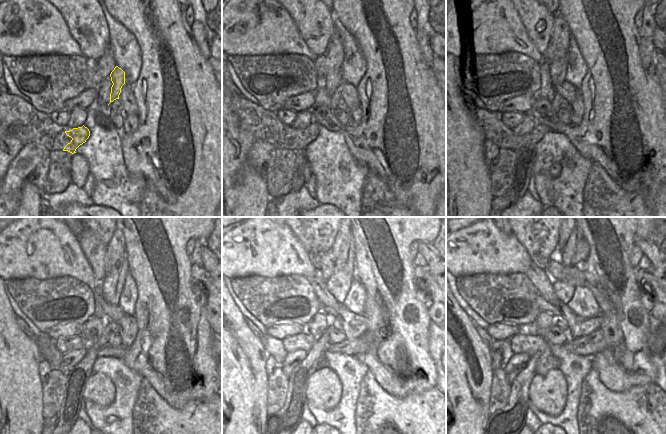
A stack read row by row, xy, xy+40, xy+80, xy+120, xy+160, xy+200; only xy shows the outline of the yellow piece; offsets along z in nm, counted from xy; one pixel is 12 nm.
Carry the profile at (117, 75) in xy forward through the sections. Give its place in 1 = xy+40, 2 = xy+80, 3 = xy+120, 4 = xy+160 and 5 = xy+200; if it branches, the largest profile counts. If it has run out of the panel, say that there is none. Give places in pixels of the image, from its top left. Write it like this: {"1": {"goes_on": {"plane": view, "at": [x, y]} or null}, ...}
{"1": {"goes_on": {"plane": "xy+40", "at": [334, 99]}}, "2": {"goes_on": {"plane": "xy+80", "at": [555, 104]}}, "3": {"goes_on": {"plane": "xy+120", "at": [64, 419]}}, "4": {"goes_on": {"plane": "xy+160", "at": [286, 420]}}, "5": {"goes_on": {"plane": "xy+200", "at": [510, 420]}}}

